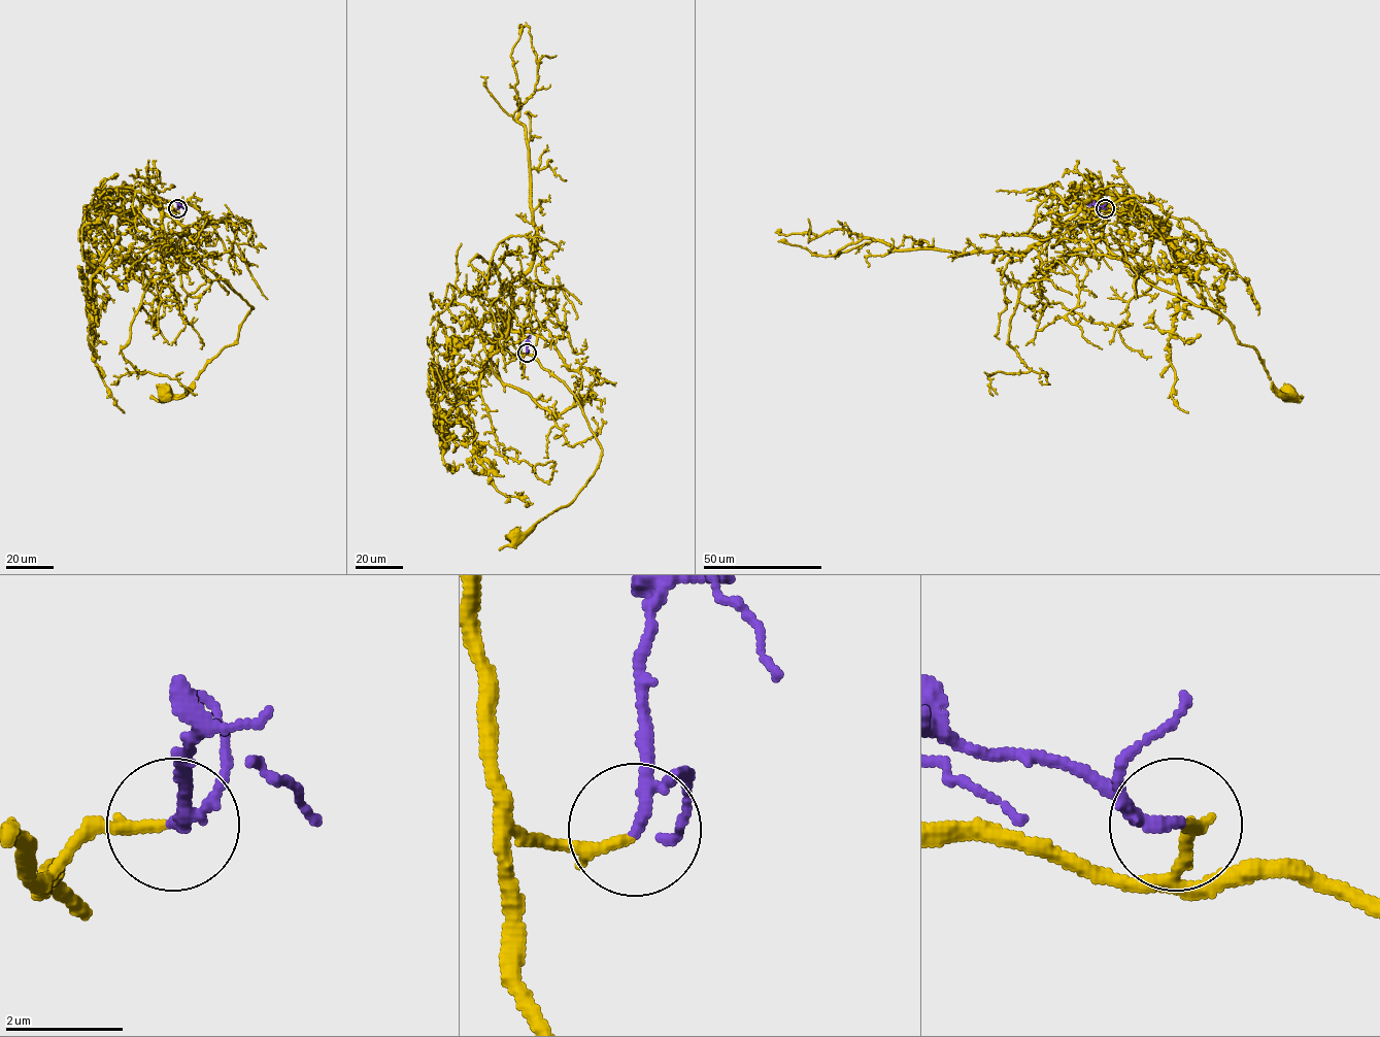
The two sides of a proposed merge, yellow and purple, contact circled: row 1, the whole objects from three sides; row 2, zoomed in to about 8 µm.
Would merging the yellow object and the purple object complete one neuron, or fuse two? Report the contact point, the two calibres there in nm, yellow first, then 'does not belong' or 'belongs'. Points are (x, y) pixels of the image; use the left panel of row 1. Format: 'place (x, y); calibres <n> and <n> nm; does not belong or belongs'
place (177, 208); calibres 190 and 170 nm; belongs

